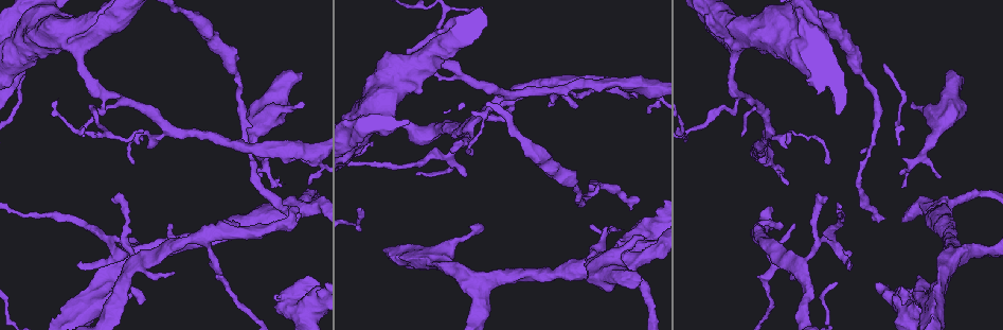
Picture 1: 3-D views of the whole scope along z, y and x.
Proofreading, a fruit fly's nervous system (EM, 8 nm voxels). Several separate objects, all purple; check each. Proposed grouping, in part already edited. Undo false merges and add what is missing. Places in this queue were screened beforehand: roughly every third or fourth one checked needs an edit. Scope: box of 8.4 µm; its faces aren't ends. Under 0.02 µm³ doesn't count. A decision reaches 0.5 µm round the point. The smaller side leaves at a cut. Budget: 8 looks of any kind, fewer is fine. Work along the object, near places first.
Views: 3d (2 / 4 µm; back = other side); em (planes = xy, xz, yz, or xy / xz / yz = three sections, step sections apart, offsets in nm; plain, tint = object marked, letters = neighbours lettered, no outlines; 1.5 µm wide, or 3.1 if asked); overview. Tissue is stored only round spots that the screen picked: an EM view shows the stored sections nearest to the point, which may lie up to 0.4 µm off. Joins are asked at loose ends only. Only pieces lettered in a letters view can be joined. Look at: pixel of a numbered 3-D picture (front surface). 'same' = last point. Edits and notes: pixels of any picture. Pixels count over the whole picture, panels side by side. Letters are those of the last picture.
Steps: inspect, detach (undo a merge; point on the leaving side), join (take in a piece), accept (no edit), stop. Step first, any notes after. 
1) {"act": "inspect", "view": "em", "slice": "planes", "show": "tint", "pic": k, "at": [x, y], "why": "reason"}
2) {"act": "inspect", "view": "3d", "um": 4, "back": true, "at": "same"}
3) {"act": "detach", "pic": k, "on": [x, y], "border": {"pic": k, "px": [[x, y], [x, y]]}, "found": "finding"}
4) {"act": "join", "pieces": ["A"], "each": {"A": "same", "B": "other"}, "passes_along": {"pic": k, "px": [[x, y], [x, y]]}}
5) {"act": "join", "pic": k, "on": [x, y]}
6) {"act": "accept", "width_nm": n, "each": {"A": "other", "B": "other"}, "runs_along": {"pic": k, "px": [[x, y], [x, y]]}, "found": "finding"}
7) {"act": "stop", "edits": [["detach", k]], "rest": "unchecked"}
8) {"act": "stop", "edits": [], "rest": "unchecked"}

{"act": "inspect", "view": "3d", "um": 4, "pic": 1, "at": [80, 61], "why": "sudden change in width"}

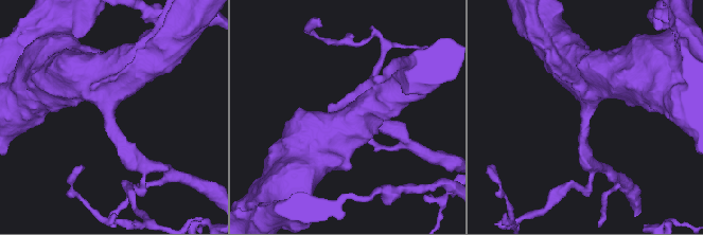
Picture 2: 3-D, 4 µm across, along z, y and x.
{"act": "inspect", "view": "em", "slice": "xz", "step": 4, "show": "tint", "pic": 2, "at": [588, 118]}

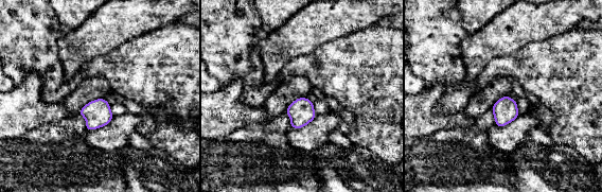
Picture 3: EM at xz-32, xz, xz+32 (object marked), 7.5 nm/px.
{"act": "inspect", "view": "em", "slice": "planes", "show": "letters", "at": "same", "why": "another direction"}

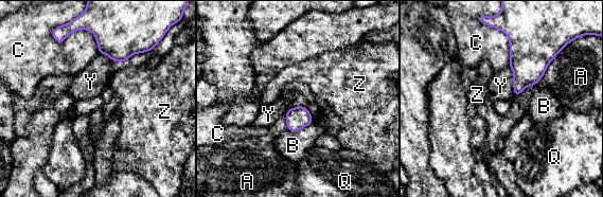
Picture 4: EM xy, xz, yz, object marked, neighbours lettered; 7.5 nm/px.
{"act": "accept", "width_nm": 90, "longest_contact_nm": ["A", 380], "each": {"A": "other", "B": "other", "C": "other", "Q": "other", "Y": "other", "Z": "other"}, "found": "continuous, no second cell"}

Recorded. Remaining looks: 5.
{"act": "inspect", "view": "em", "slice": "yz", "step": 8, "show": "letters", "pic": 1, "at": [641, 279]}

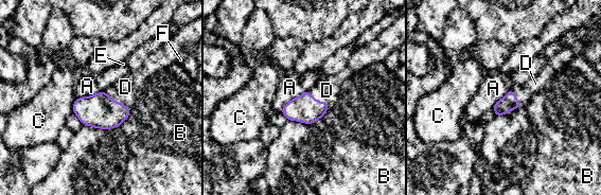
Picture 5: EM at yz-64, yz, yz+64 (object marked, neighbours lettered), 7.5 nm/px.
{"act": "join", "pic": 5, "on": [326, 90], "each": {"A": "other", "B": "other", "C": "other", "D": "same", "E": "other", "F": "other"}, "passes_along": {"pic": 5, "px": [[304, 108], [325, 102], [326, 90]]}, "found": "the cell continues"}

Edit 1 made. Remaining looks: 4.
{"act": "inspect", "view": "3d", "um": 4, "pic": 1, "at": [274, 297], "why": "stops while still wide"}

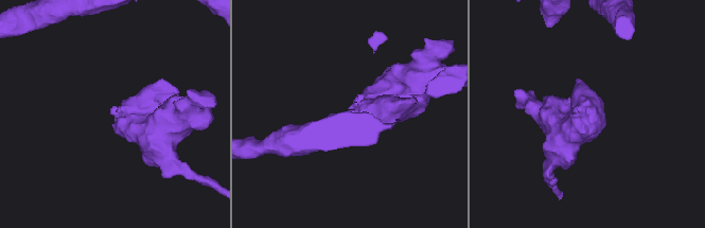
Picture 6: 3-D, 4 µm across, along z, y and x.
{"act": "inspect", "view": "em", "slice": "planes", "show": "letters", "pic": 6, "at": [589, 110], "why": "need the tissue"}

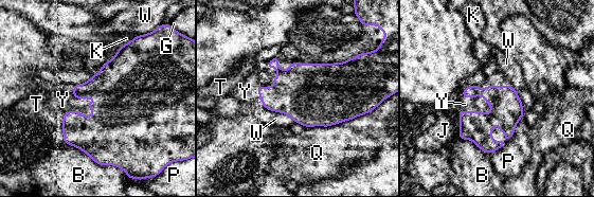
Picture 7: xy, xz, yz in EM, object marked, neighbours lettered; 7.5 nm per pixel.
{"act": "join", "pic": 7, "on": [62, 100], "each": {"B": "other", "G": "other", "J": "other", "K": "other", "P": "other", "Q": "other", "T": "other", "W": "other", "Y": "same"}, "found": "the cell continues"}

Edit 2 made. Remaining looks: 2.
{"act": "stop", "edits": [["join", 5], ["join", 7]], "rest": "unchecked"}

